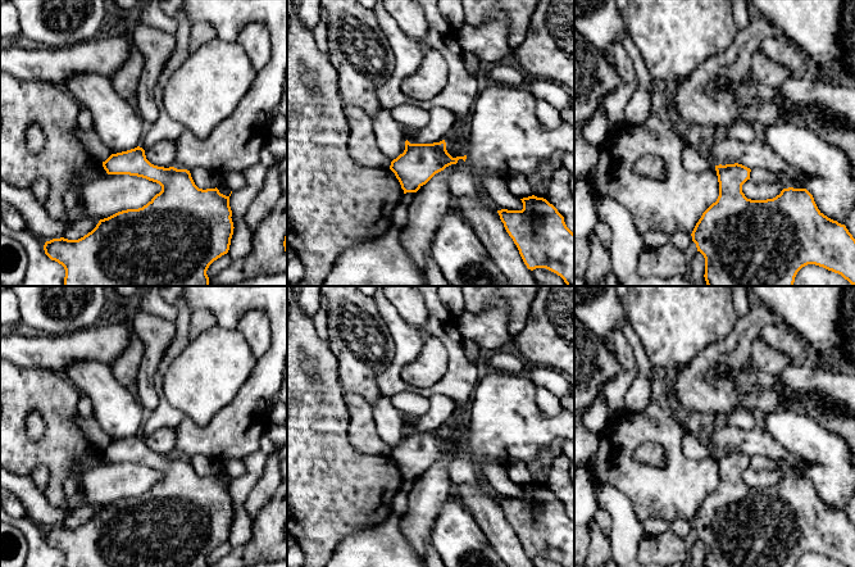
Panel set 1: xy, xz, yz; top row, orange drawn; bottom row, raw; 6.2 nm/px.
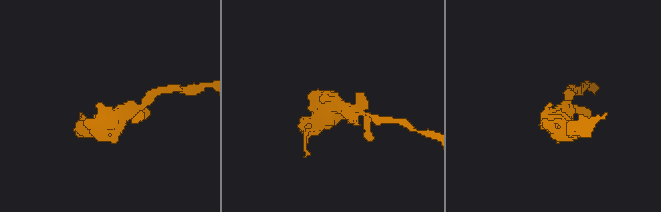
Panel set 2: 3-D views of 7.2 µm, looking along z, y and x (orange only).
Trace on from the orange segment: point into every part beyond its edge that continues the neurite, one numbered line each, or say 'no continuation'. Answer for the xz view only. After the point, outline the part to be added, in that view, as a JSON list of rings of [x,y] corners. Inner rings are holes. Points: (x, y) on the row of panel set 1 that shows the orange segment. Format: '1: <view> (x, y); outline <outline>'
no continuation

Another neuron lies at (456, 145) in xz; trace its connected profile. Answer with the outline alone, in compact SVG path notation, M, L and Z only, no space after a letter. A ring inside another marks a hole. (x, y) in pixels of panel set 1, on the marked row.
M470 115L467 118L464 131L460 135L445 139L446 150L452 158L467 155L469 144L469 132L467 131L467 128L469 127L469 124Z

